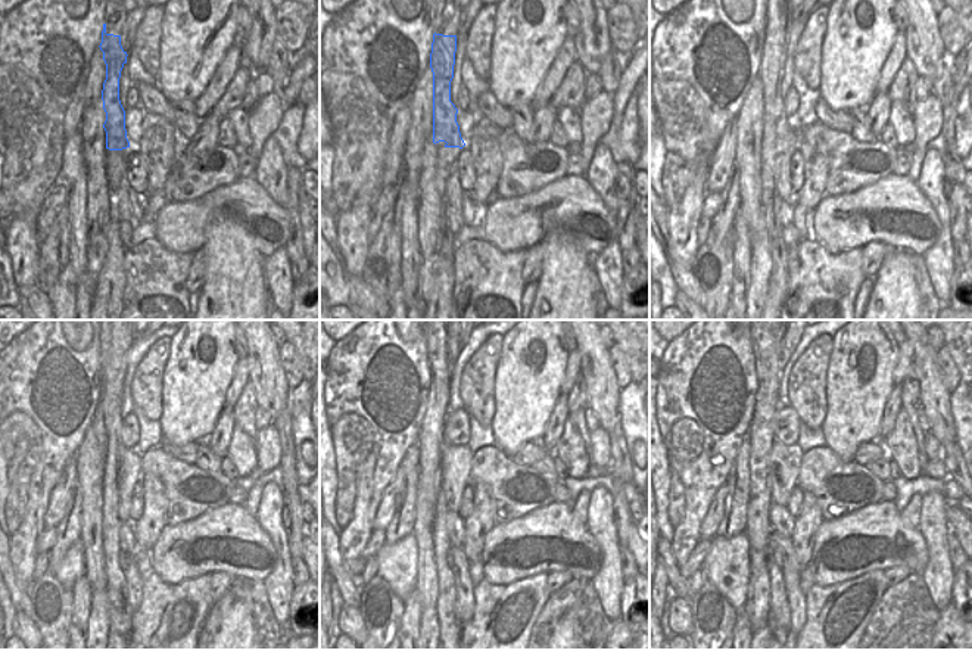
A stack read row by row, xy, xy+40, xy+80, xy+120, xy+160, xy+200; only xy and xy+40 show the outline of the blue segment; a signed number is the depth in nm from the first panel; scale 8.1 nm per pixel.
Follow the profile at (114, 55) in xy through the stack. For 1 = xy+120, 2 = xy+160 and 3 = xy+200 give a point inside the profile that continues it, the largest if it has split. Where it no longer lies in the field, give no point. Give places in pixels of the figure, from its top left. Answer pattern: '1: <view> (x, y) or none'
1: xy+120 (106, 423)
2: xy+160 (430, 439)
3: xy+200 (759, 529)

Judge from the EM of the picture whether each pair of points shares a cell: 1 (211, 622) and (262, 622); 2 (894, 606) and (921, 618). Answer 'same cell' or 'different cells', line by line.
1: same cell
2: same cell

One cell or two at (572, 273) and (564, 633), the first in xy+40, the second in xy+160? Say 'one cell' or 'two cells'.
one cell

